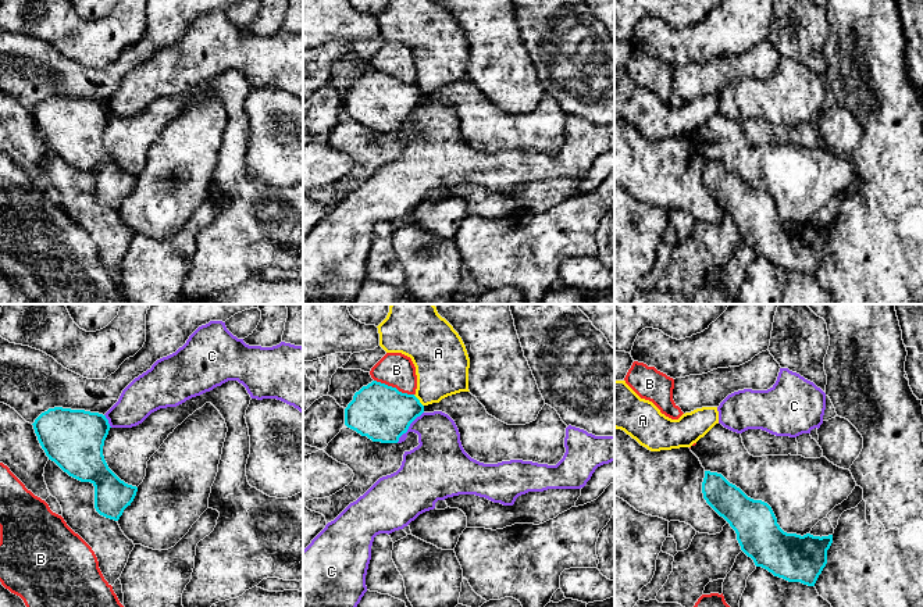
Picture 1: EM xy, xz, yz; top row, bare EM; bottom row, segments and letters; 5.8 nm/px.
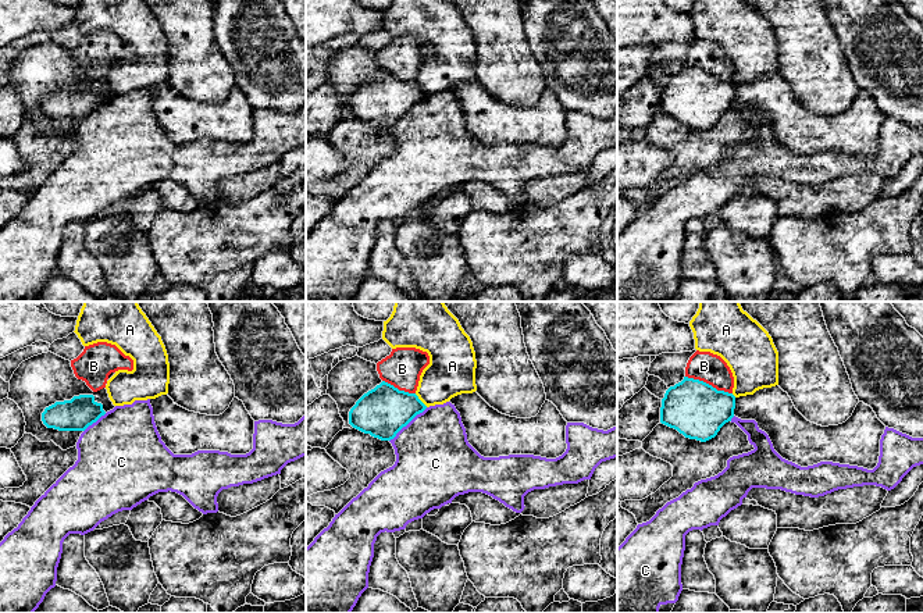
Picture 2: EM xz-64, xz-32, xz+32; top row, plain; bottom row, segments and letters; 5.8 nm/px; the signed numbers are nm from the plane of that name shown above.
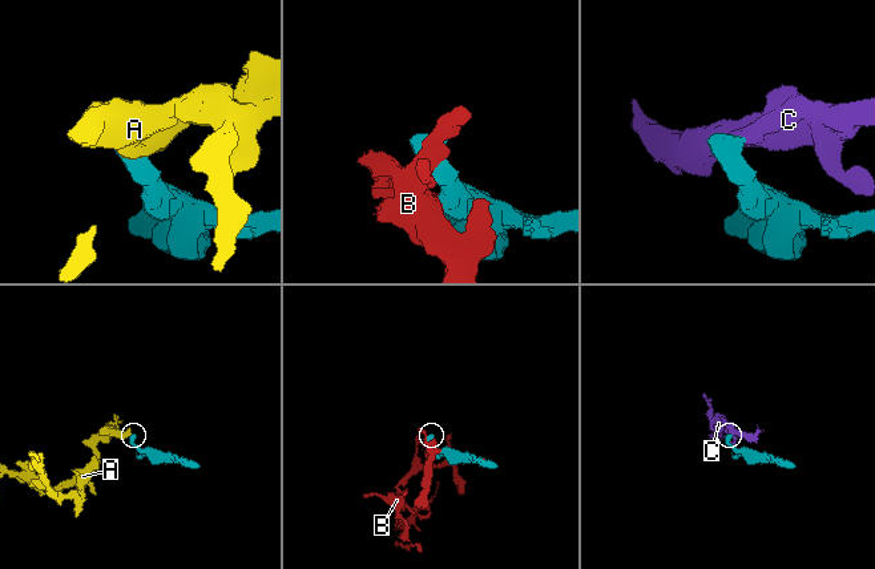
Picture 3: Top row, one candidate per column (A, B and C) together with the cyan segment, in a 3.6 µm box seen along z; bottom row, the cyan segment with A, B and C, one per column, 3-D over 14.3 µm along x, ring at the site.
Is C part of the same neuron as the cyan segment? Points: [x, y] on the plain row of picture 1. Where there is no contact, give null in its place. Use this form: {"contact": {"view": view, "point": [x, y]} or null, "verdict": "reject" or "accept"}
{"contact": {"view": "xz", "point": [409, 114]}, "verdict": "reject"}

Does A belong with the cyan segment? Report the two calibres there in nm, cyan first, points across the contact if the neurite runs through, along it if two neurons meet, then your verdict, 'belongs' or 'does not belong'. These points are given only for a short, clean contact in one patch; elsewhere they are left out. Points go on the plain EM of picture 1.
320/300 nm | along xz (413, 84), (423, 95) | does not belong

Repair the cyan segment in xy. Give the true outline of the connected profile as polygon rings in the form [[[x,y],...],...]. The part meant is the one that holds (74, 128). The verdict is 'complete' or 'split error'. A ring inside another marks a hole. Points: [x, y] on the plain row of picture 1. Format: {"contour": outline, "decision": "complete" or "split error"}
{"contour": [[[63,96],[49,97],[32,113],[49,149],[70,165],[95,175],[95,197],[118,210],[133,190],[138,176],[121,169],[103,144],[110,119],[106,104]]], "decision": "complete"}

